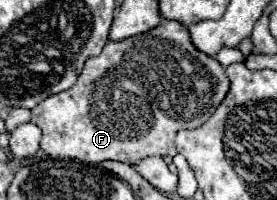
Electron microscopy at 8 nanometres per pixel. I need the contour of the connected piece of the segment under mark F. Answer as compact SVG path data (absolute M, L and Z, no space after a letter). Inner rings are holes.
M164 19L148 33L140 33L124 41L108 41L98 57L90 57L86 61L72 89L56 93L32 109L32 123L42 129L40 149L52 159L87 164L122 161L134 165L146 157L174 157L176 133L182 129L196 129L206 123L224 101L228 89L226 75L218 71L218 63L214 63L212 57L200 53L192 45L188 29L178 21Z

